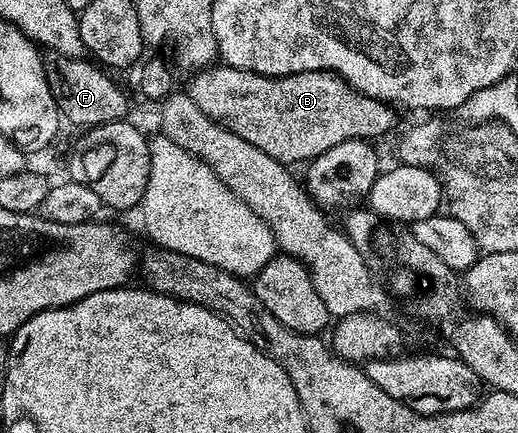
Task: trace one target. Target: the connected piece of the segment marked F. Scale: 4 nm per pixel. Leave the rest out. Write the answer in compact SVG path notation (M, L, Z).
M46 51L44 62L46 65L46 80L48 81L48 89L52 89L52 97L58 106L59 116L63 120L66 119L70 123L75 123L81 129L89 129L91 127L100 127L104 123L117 123L125 120L126 115L130 111L130 99L126 96L126 91L113 79L109 70L103 69L95 62L89 61L87 58L73 59L67 55L61 55L55 51Z

